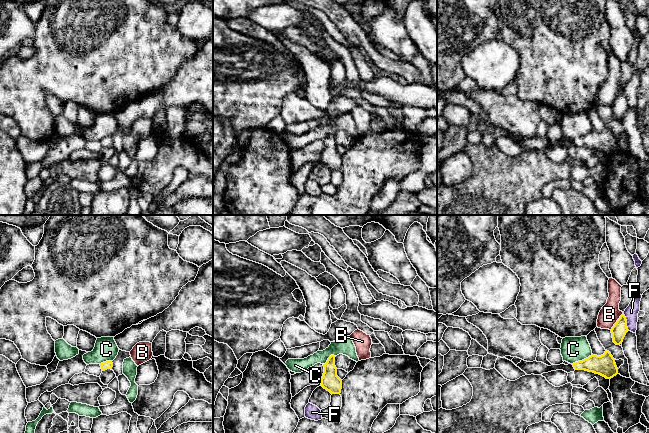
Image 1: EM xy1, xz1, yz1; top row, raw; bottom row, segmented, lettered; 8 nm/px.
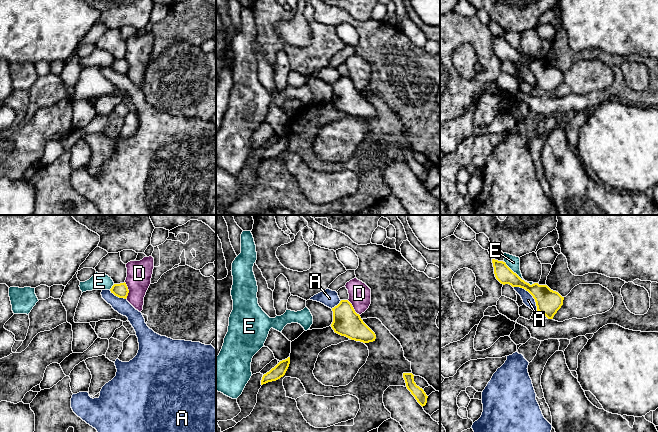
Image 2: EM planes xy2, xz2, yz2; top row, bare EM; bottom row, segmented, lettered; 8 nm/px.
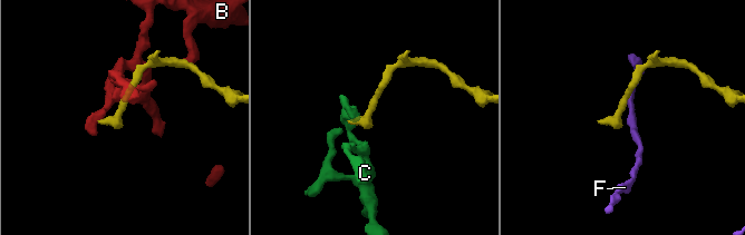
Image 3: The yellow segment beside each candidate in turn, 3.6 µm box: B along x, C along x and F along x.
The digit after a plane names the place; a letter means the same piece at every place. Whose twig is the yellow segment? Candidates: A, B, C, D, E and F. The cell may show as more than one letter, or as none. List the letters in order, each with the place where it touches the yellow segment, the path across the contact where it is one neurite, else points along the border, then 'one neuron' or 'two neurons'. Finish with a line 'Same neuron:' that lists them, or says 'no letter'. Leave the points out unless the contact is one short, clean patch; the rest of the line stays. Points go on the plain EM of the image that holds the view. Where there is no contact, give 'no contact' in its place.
A: yz2 (529, 68) | along yz2 (513, 62), (524, 64), (534, 75), (537, 85) | two neurons
B: yz1 (617, 97) | along yz1 (622, 89), (610, 105) | two neurons
C: yz1 (582, 136) | along yz1 (592, 130), (572, 140) | two neurons
D: xy2 (128, 66) | along xy2 (124, 58), (128, 66), (126, 74) | two neurons
E: yz2 (518, 52) | along yz2 (504, 37), (522, 55), (530, 60), (534, 59) | two neurons
F: yz1 (626, 97) | along yz1 (623, 89), (628, 105) | two neurons
Same neuron: no letter

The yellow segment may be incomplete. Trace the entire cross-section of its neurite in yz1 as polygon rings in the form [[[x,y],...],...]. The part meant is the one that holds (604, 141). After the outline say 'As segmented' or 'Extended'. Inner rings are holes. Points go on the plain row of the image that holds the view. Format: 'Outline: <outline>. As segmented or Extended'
Outline: [[[607,126],[601,132],[592,130],[582,137],[578,137],[573,140],[569,139],[568,141],[562,139],[560,141],[548,142],[542,138],[527,138],[521,136],[521,138],[516,142],[524,147],[527,151],[541,151],[543,149],[548,149],[556,146],[563,146],[567,149],[574,148],[575,146],[585,146],[599,150],[606,155],[611,155],[618,150],[618,144],[616,142],[615,135]]]. Extended

